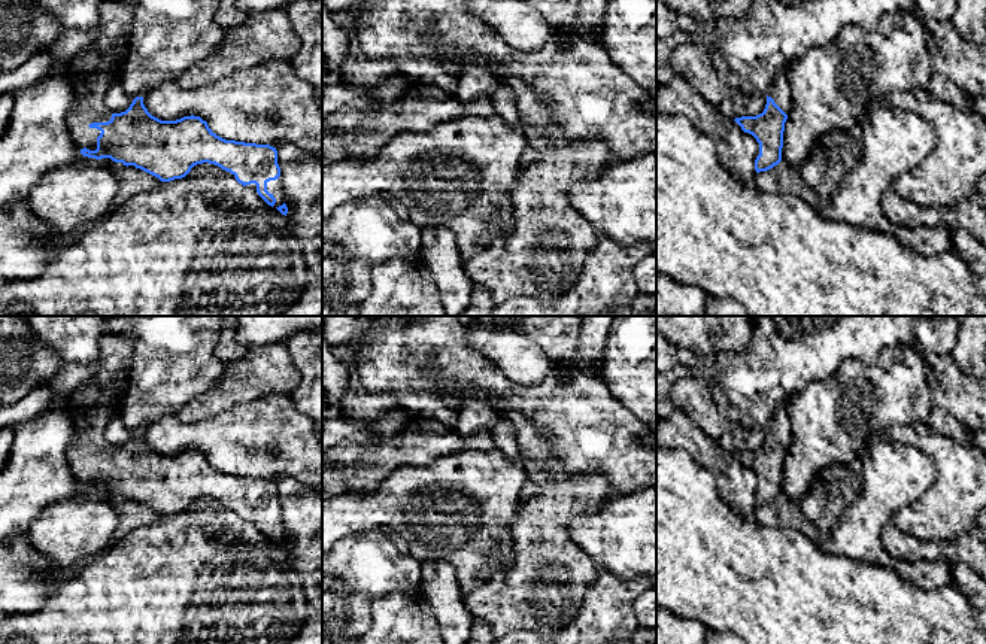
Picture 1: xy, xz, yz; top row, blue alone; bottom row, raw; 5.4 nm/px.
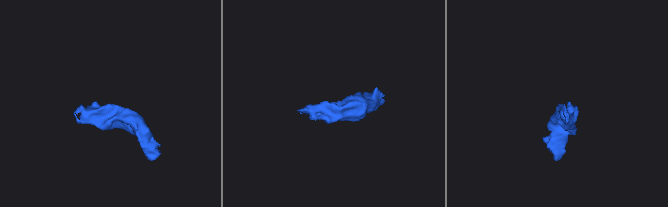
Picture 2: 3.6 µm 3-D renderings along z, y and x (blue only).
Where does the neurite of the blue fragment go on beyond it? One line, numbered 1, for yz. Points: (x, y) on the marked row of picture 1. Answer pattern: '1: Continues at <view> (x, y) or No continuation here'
1: Continues at yz (779, 91)

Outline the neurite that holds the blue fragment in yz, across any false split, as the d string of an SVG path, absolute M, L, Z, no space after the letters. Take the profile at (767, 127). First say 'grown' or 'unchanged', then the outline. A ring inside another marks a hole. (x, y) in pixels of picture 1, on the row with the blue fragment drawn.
grown | M783 69L776 75L767 92L764 112L734 119L744 133L752 134L759 143L759 155L755 160L756 173L767 171L782 161L783 131L791 106L791 85L788 70Z

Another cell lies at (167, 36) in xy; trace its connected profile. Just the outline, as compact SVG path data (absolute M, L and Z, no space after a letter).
M125 0L133 6L128 52L122 64L119 83L131 98L143 97L166 82L178 80L192 64L218 51L227 39L227 30L218 25L215 15L221 0Z

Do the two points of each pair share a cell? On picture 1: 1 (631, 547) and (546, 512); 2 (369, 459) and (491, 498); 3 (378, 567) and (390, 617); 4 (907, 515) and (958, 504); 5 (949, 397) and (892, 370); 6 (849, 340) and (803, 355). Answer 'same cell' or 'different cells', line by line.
1: different cells
2: different cells
3: different cells
4: same cell
5: different cells
6: same cell

